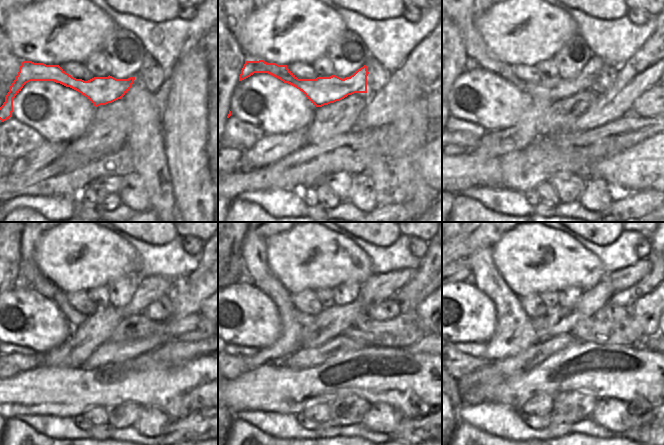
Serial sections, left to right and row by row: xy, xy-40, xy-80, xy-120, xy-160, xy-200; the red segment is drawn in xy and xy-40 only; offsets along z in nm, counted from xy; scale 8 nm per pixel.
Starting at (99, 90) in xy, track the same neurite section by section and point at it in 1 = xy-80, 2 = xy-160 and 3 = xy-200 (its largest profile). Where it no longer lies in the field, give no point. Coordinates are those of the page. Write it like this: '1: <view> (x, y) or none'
1: xy-80 (554, 89)
2: xy-160 (378, 287)
3: xy-200 (622, 279)

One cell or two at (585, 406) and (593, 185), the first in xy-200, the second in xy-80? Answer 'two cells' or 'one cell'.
two cells

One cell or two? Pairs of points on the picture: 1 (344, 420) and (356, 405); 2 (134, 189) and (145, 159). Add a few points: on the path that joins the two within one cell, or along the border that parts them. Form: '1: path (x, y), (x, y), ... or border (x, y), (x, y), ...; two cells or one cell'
1: path (345, 416), (352, 409); one cell
2: border (135, 172), (142, 178), (148, 197); two cells

